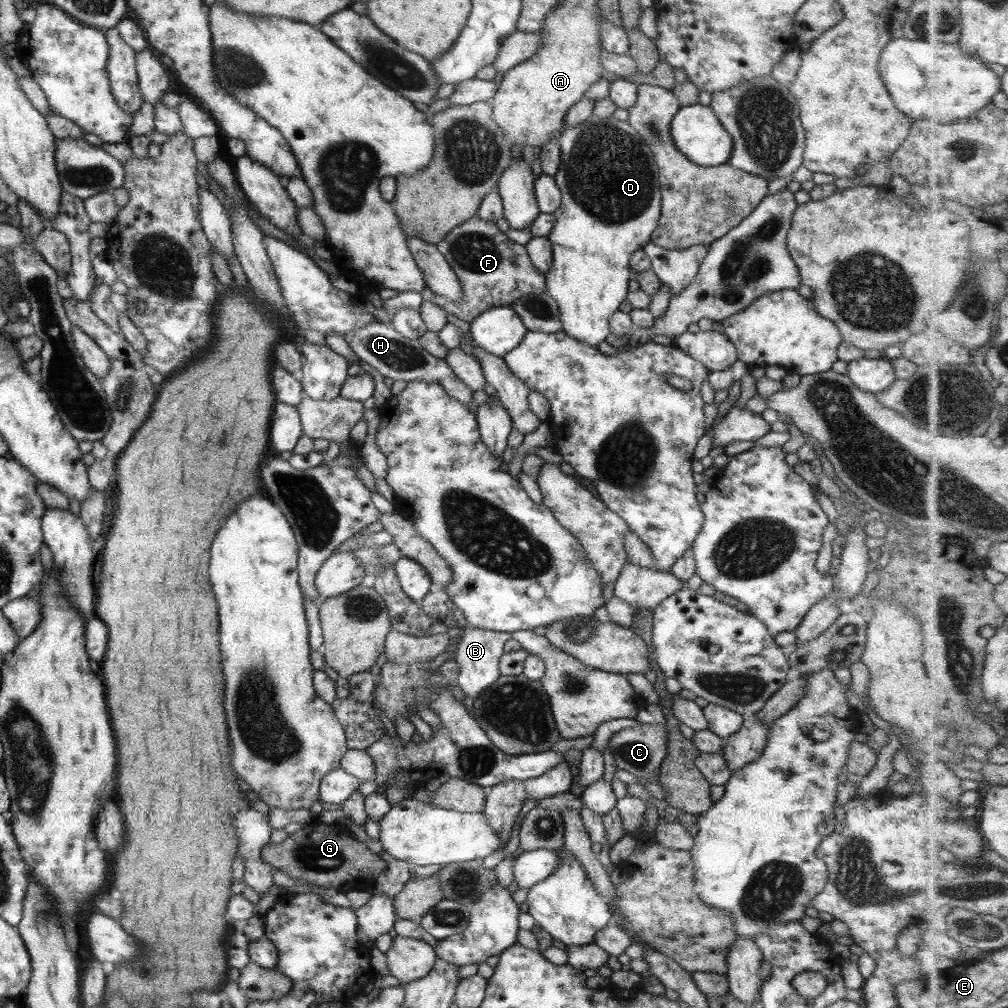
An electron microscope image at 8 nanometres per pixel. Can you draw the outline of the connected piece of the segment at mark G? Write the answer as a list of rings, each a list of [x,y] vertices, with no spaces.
[[[318,817],[307,820],[301,829],[287,835],[278,844],[265,842],[259,850],[259,857],[291,879],[297,878],[318,885],[321,889],[333,889],[343,895],[354,890],[371,893],[377,877],[387,870],[387,864],[379,858],[379,855],[352,838],[347,828],[335,824],[326,825],[318,820]]]

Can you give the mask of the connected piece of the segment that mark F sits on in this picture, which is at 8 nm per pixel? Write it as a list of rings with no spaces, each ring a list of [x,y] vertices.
[[[477,215],[471,216],[459,223],[459,226],[451,228],[435,246],[461,285],[461,298],[457,302],[433,294],[431,302],[443,309],[445,314],[470,323],[484,310],[510,306],[523,294],[537,294],[545,290],[544,275],[535,270],[526,248],[511,241],[497,229],[493,221],[483,220]]]

